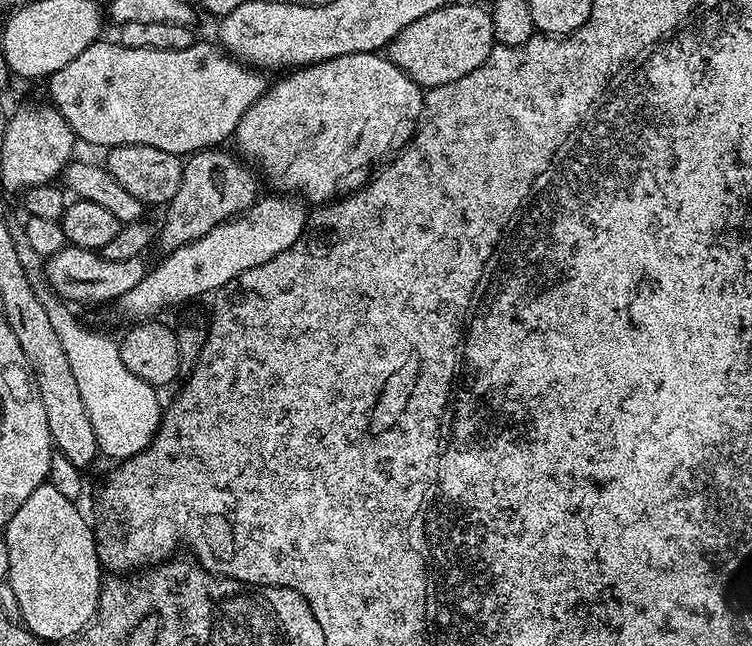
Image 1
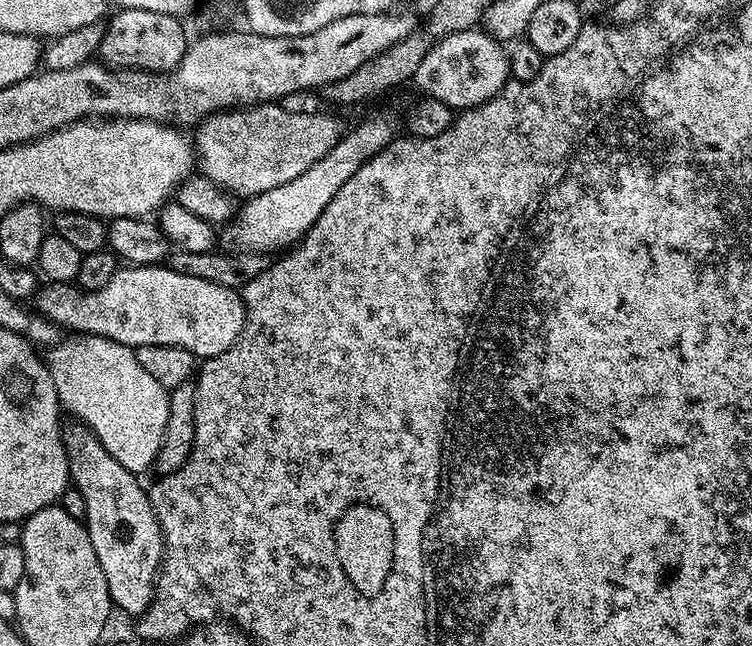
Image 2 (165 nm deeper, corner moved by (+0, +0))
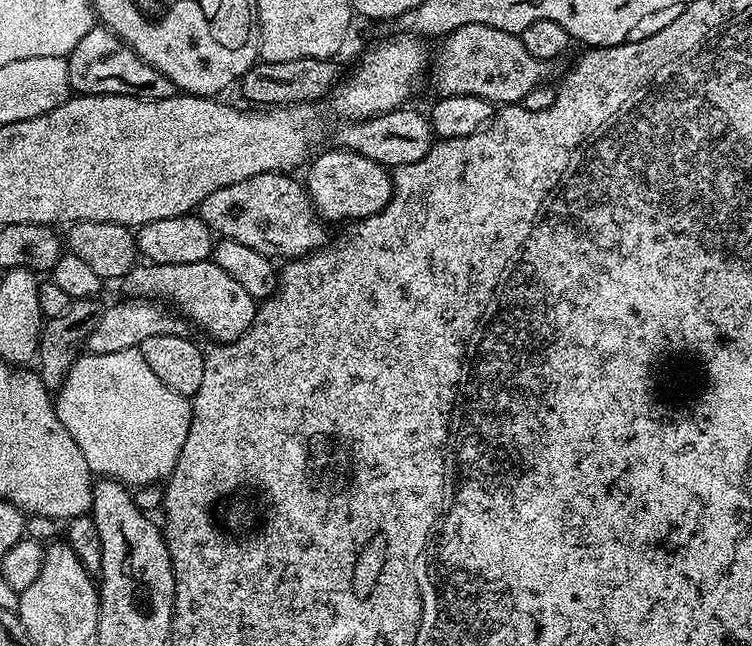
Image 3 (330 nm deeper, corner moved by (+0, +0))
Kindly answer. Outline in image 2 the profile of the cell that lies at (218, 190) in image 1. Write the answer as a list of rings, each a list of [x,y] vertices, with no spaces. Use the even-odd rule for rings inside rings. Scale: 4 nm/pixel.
[[[280,102],[237,106],[204,117],[194,135],[199,175],[208,176],[233,197],[247,198],[291,182],[318,158],[326,158],[340,141],[339,122],[324,112],[291,112],[284,106]]]

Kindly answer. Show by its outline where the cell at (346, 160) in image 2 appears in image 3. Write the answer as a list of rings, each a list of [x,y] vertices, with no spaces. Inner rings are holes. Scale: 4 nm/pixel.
[[[462,26],[454,30],[449,36],[443,37],[440,53],[435,53],[430,64],[430,80],[432,76],[432,88],[437,97],[457,96],[458,94],[470,94],[478,98],[486,98],[493,106],[505,104],[519,104],[540,84],[549,79],[553,65],[547,60],[534,58],[526,46],[522,46],[519,35],[506,30],[494,30],[494,26]]]

